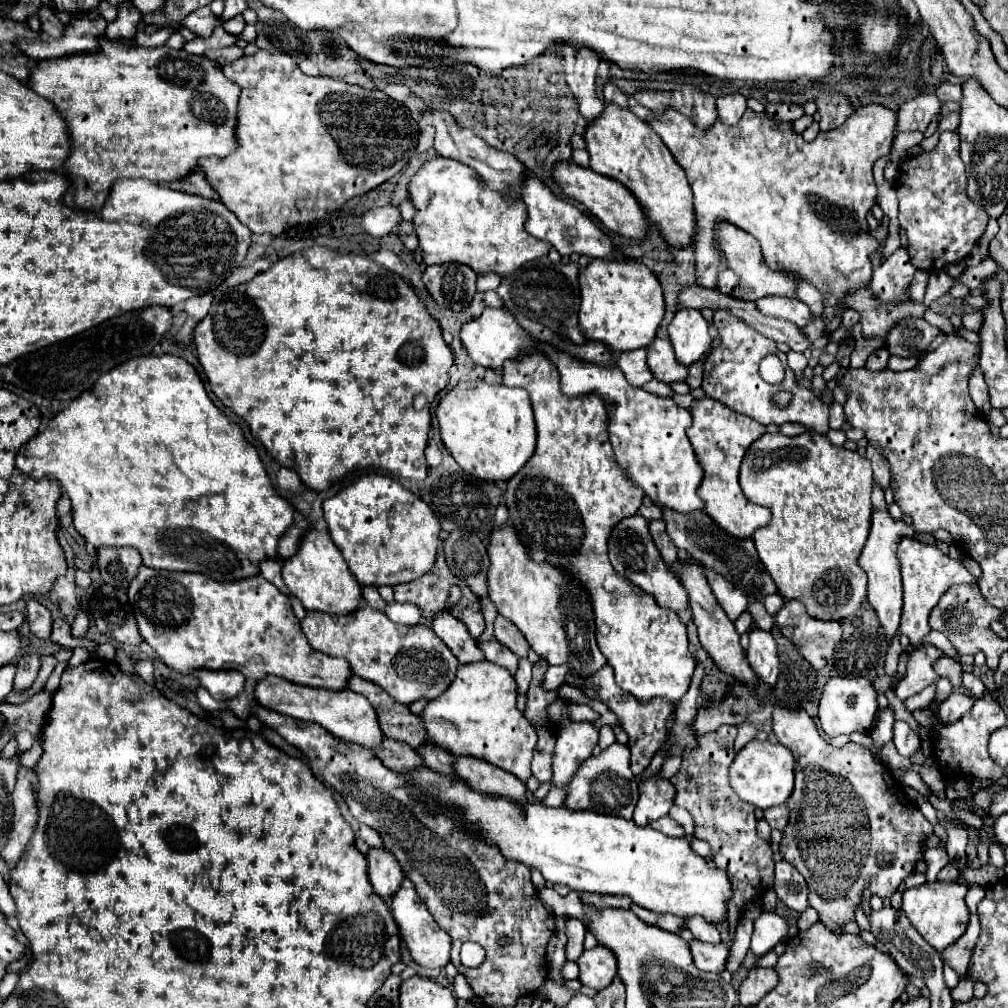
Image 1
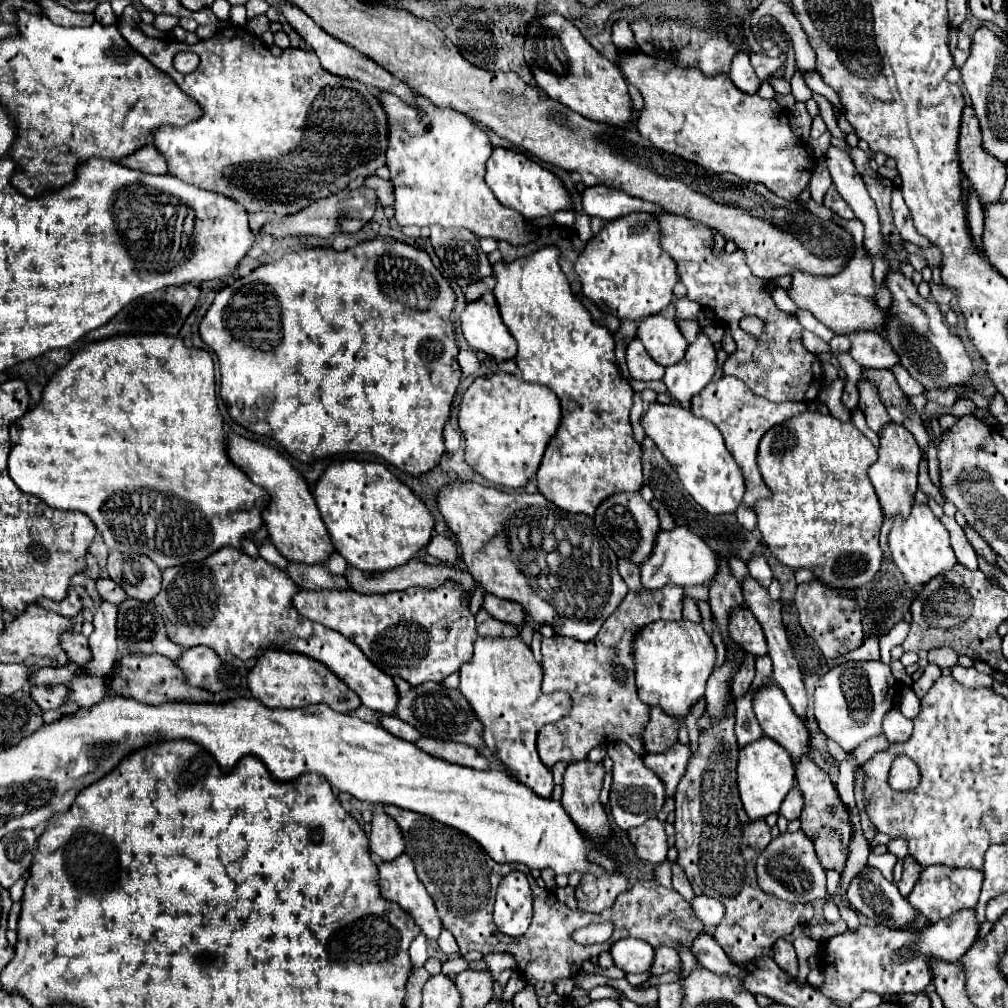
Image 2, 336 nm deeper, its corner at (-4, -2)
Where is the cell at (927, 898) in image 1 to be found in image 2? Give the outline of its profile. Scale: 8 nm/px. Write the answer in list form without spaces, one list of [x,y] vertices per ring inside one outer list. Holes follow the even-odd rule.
[[[928,866],[920,874],[920,880],[916,882],[912,894],[908,896],[908,902],[924,914],[932,924],[952,916],[954,912],[960,912],[964,908],[976,908],[980,888],[982,888],[984,874],[976,868],[948,868],[948,866]]]

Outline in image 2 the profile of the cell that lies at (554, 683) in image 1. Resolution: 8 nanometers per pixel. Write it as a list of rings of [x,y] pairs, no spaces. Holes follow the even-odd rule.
[[[678,526],[674,530],[660,530],[654,542],[654,550],[648,556],[648,560],[642,564],[642,586],[646,590],[656,590],[666,584],[676,584],[676,586],[696,586],[702,582],[710,582],[712,576],[718,570],[718,564],[714,562],[714,552],[704,544],[700,536],[690,532],[686,526]]]

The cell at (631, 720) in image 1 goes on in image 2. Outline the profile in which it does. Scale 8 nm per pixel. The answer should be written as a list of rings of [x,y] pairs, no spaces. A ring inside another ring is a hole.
[[[618,560],[618,572],[628,584],[628,594],[600,628],[594,640],[580,642],[560,634],[542,638],[542,692],[550,694],[564,690],[574,700],[568,716],[554,724],[542,726],[538,732],[538,754],[546,768],[552,768],[560,760],[584,760],[594,746],[604,746],[608,742],[626,742],[640,756],[646,754],[640,734],[648,724],[650,706],[644,704],[636,694],[632,638],[636,632],[640,632],[642,626],[656,620],[682,620],[684,590],[676,584],[666,584],[656,592],[644,592],[644,588],[640,588],[640,566],[632,560]]]

